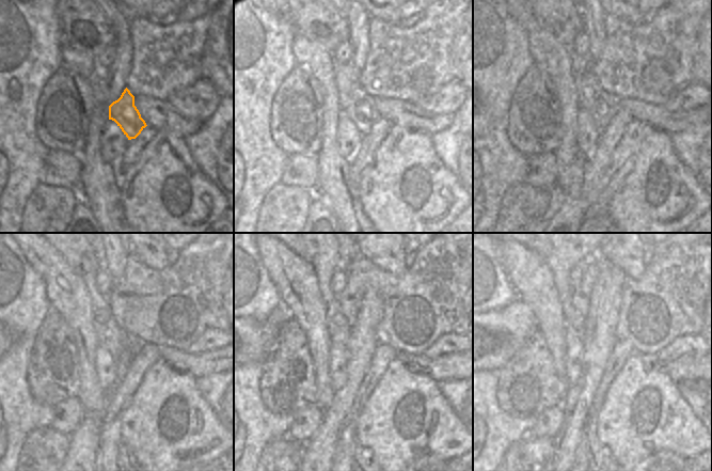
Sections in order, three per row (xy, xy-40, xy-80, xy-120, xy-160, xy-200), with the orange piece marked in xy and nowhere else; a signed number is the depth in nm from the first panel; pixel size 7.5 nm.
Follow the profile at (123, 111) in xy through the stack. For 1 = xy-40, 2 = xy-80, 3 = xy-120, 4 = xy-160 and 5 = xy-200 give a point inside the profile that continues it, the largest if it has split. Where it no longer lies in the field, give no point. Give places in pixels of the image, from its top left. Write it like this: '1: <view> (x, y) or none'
1: xy-40 (361, 108)
2: xy-80 (602, 106)
3: xy-120 (111, 336)
4: xy-160 (327, 260)
5: xy-200 (562, 254)

